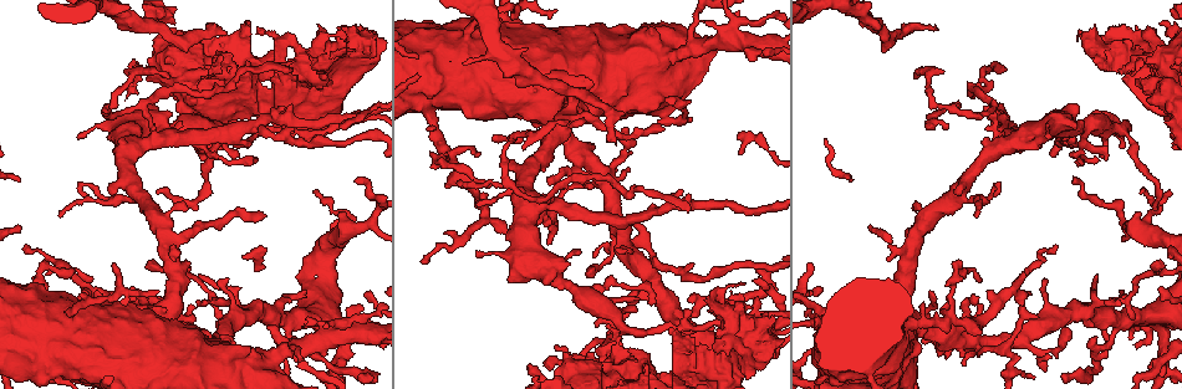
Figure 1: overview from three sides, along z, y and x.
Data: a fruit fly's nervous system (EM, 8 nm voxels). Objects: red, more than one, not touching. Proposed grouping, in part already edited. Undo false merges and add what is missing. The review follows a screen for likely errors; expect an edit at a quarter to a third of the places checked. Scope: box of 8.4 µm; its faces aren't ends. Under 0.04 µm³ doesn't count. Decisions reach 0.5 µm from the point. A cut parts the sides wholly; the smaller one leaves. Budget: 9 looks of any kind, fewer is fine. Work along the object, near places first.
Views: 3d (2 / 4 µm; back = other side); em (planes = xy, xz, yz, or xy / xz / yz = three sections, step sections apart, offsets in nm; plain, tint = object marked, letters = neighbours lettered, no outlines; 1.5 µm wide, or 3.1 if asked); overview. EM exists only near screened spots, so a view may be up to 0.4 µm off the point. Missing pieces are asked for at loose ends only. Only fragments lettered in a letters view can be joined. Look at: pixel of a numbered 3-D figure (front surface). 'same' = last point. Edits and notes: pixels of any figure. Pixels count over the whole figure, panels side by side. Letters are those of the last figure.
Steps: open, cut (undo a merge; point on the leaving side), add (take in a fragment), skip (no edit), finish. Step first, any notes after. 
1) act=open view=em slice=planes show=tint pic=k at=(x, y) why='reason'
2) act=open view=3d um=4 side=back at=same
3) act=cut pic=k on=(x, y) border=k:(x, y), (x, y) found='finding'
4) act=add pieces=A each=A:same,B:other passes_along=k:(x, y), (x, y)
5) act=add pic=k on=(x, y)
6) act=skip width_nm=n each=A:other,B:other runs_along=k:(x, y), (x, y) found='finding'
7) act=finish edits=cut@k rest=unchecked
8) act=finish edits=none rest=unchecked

act=open view=em slice=planes show=letters pic=1 at=(1075, 126) why='an open end'

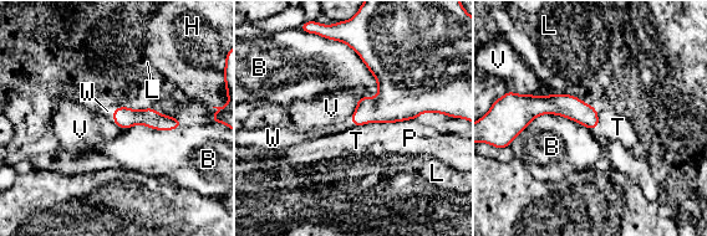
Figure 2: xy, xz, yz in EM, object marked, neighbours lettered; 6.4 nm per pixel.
act=add pieces=W each=B:other,H:other,L:other,P:other,T:other,V:other,W:same passes_along=2:(123, 117), (112, 111), (106, 111) found='it goes on there'

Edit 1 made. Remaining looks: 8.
act=open view=overview why='redraw'

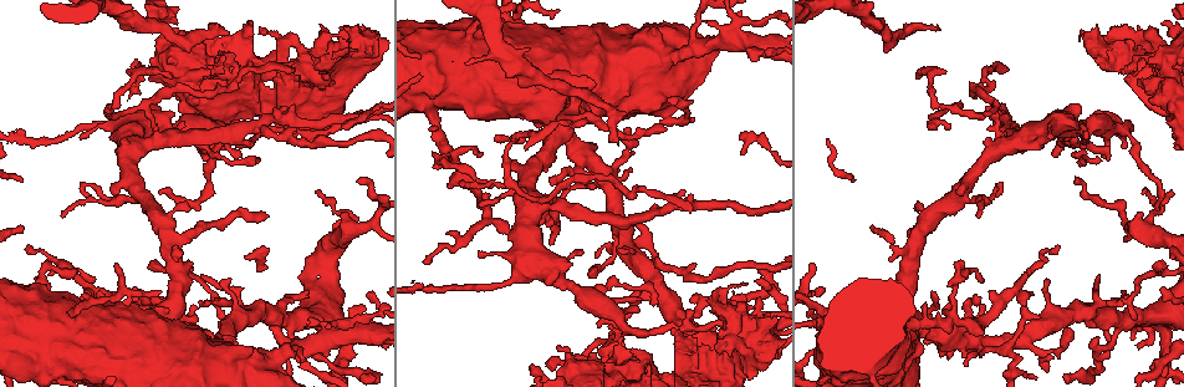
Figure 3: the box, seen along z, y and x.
act=open view=3d um=2 pic=3 at=(938, 29) why='thin end'

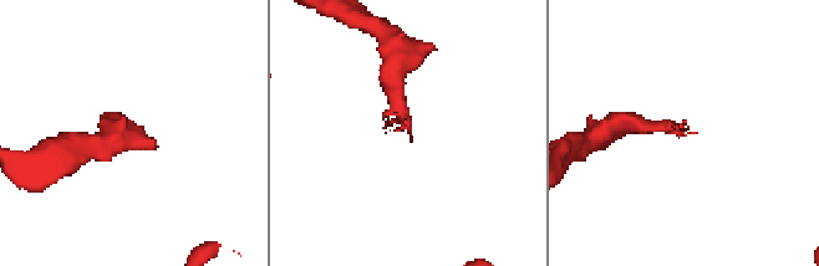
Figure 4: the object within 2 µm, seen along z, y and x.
act=open view=em slice=planes show=letters pic=4 at=(683, 135)

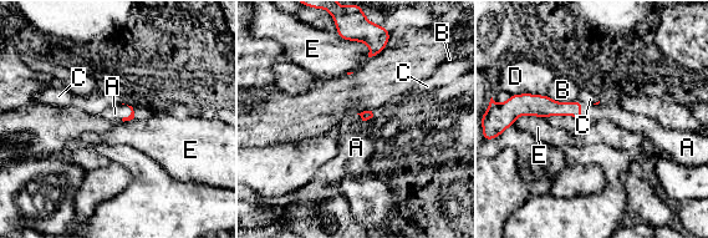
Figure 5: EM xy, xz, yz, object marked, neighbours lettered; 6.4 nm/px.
act=add pieces=A each=A:same,B:other,C:other,D:other,E:other found='the neuron continues'

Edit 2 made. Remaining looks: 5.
act=open view=em slice=xz step=8 show=letters pic=3 at=(583, 120) why='branch stops here'

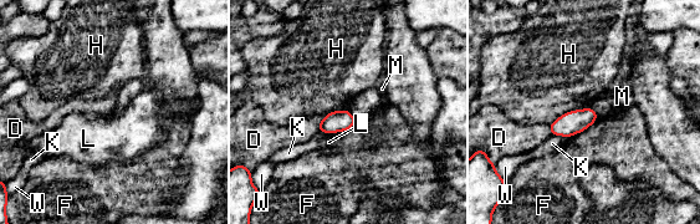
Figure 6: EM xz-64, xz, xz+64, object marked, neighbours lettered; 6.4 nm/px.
act=open view=em slice=planes show=letters at=same why='another direction'

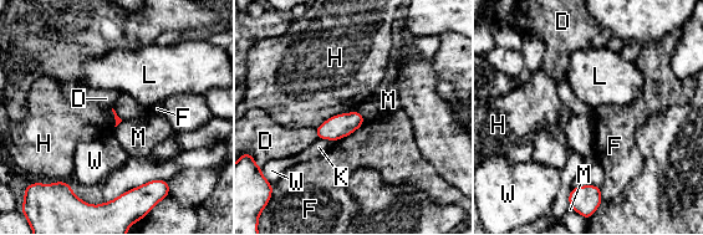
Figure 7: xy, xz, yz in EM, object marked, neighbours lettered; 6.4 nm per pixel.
act=skip each=D:other,F:other,H:other,K:other,L:other,M:other,W:other border=7:(355, 110), (336, 113), (315, 127) found='no lettered fragment goes on from it'

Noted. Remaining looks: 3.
act=open view=3d um=4 pic=3 at=(934, 296) why='tapers out'

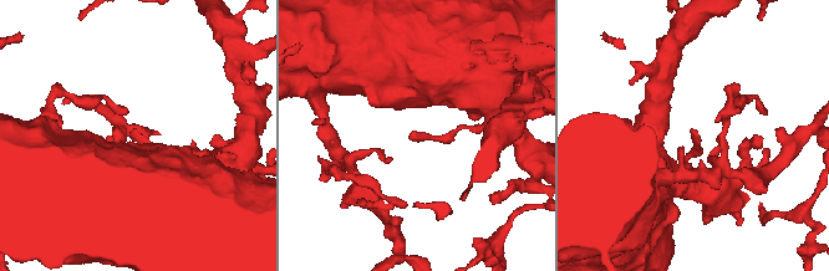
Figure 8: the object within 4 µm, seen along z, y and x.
act=open view=em slice=planes show=plain pic=8 at=(409, 137)

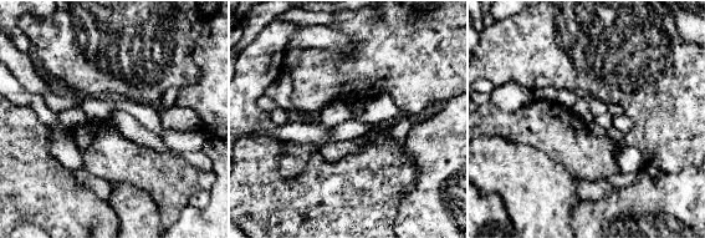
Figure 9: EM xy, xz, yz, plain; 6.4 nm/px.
act=open view=em slice=planes show=letters at=same

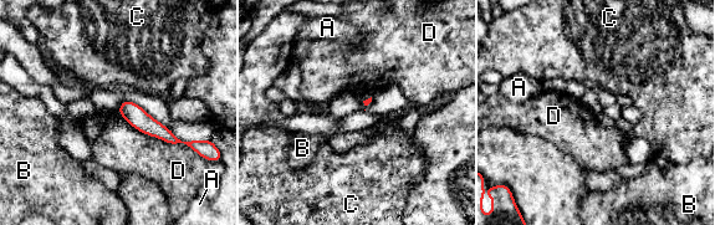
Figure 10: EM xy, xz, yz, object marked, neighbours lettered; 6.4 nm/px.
act=skip each=A:other,B:other,C:other,D:other border=10:(117, 112), (137, 129), (194, 152) found='no lettered fragment goes on from it'

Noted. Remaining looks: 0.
act=finish edits=add@2,add@5 rest=unchecked

